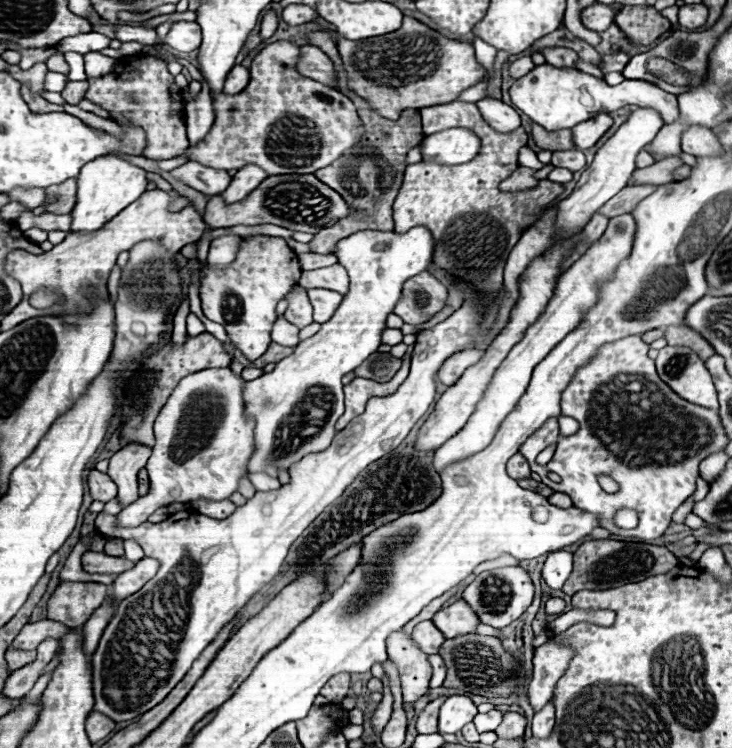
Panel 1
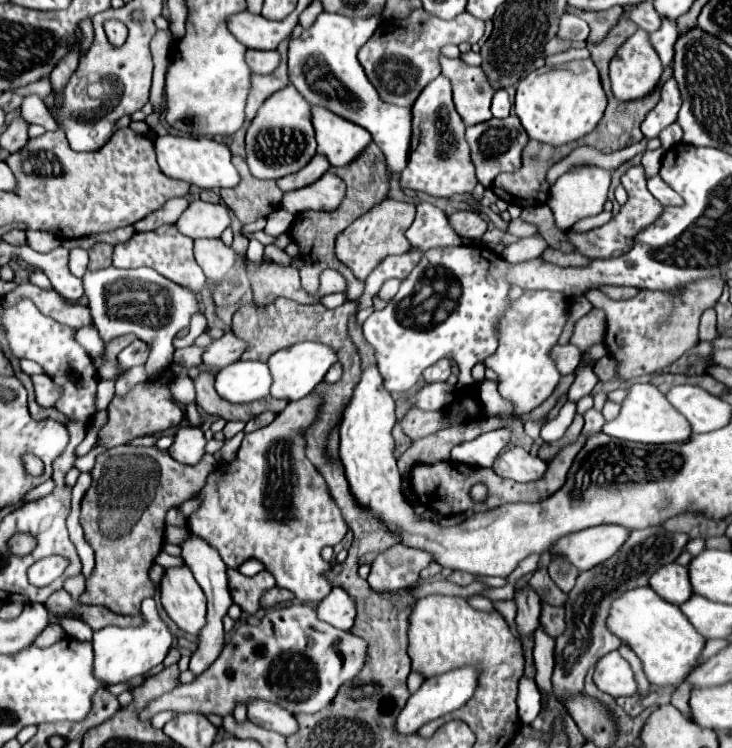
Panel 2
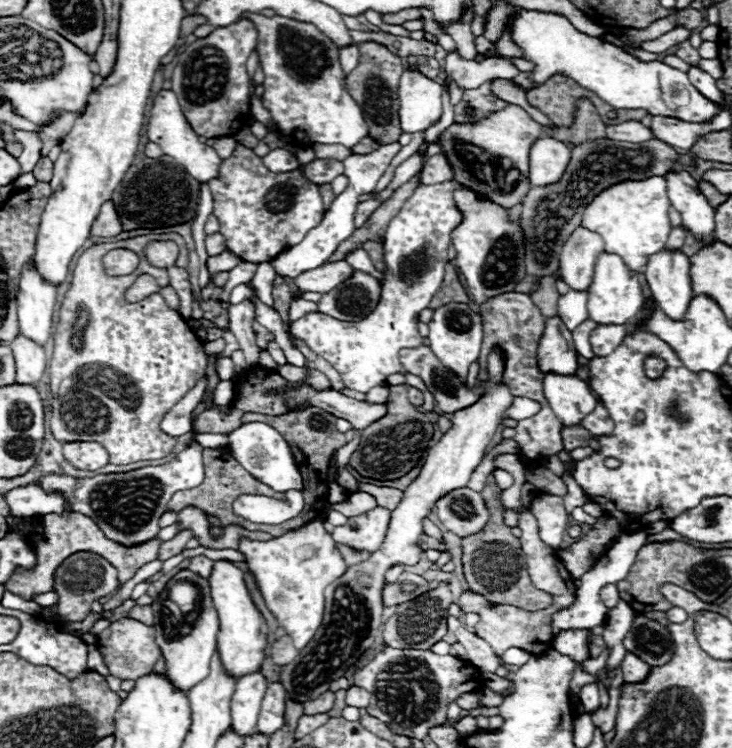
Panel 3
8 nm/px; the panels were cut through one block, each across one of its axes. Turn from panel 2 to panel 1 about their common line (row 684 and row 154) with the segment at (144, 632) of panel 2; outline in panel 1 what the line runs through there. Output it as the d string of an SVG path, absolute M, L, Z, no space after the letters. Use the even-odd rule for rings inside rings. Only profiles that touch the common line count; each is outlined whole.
M112 154L94 158L86 166L82 166L78 174L78 200L72 214L72 228L70 232L94 232L102 228L114 214L124 210L130 202L134 202L142 192L146 192L146 170L118 158Z

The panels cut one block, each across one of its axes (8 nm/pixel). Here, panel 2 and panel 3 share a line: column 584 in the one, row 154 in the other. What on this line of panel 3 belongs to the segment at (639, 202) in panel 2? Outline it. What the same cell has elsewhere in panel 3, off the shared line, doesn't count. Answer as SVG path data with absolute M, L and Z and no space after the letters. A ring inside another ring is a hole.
M236 144L230 158L222 160L222 166L218 170L218 176L208 182L212 198L214 198L214 216L220 222L220 234L226 238L226 246L230 252L234 252L238 258L246 262L270 262L276 258L284 248L290 248L306 236L314 226L320 224L324 216L324 204L320 190L314 182L304 178L300 170L294 170L290 174L274 174L264 164L262 158L254 154L252 148L246 148L242 144Z

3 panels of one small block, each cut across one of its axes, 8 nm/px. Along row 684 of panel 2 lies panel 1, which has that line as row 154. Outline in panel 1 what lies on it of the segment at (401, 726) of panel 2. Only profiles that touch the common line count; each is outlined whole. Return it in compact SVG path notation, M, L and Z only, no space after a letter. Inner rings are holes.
M450 128L424 138L420 152L422 160L456 166L470 162L480 148L480 138L466 128Z

